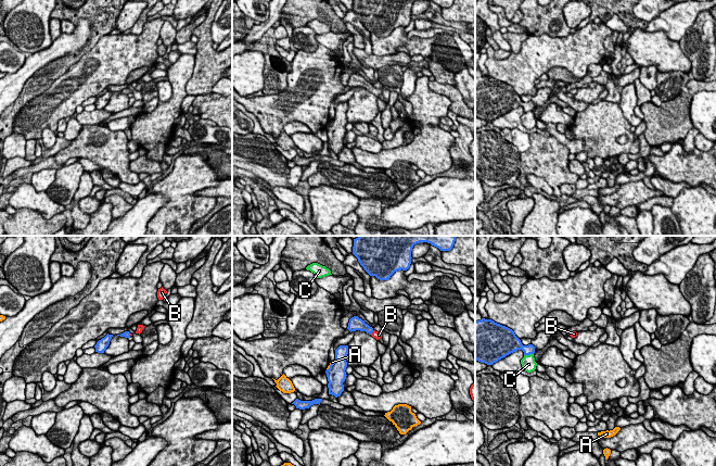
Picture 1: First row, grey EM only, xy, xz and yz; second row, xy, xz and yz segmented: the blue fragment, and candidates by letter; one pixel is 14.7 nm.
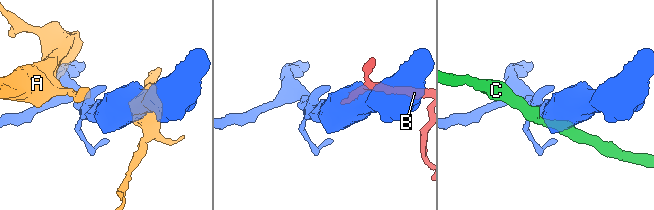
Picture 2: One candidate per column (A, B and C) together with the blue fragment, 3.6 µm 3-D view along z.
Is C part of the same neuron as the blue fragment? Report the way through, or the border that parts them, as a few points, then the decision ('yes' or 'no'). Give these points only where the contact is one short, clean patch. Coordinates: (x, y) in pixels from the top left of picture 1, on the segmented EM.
border along yz (533, 353), (524, 355); no

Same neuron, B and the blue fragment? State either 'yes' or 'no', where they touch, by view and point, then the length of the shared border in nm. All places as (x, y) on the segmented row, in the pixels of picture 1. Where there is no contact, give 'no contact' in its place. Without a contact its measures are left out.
yes; contact xz (371, 332); length 80 nm

